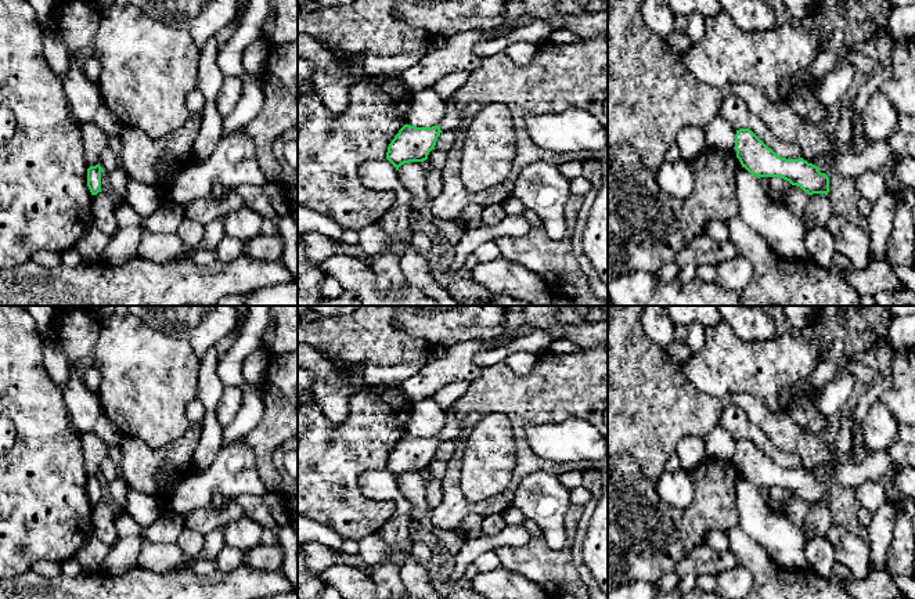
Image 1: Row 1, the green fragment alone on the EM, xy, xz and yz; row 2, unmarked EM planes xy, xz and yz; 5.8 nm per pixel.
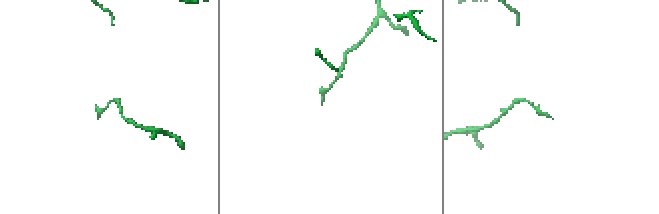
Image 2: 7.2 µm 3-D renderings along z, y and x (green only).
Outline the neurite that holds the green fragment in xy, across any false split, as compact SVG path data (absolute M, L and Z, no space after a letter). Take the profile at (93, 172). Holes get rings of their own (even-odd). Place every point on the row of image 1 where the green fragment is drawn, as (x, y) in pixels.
M100 165L90 166L87 169L87 187L91 195L101 192L101 172L102 169Z

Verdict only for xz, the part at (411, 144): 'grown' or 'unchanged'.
unchanged

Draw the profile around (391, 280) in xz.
M389 241L388 248L371 259L370 267L377 277L377 286L386 295L400 295L407 284L400 268L401 246Z

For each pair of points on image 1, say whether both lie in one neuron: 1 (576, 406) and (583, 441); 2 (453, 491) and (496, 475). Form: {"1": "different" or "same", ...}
{"1": "different", "2": "different"}

